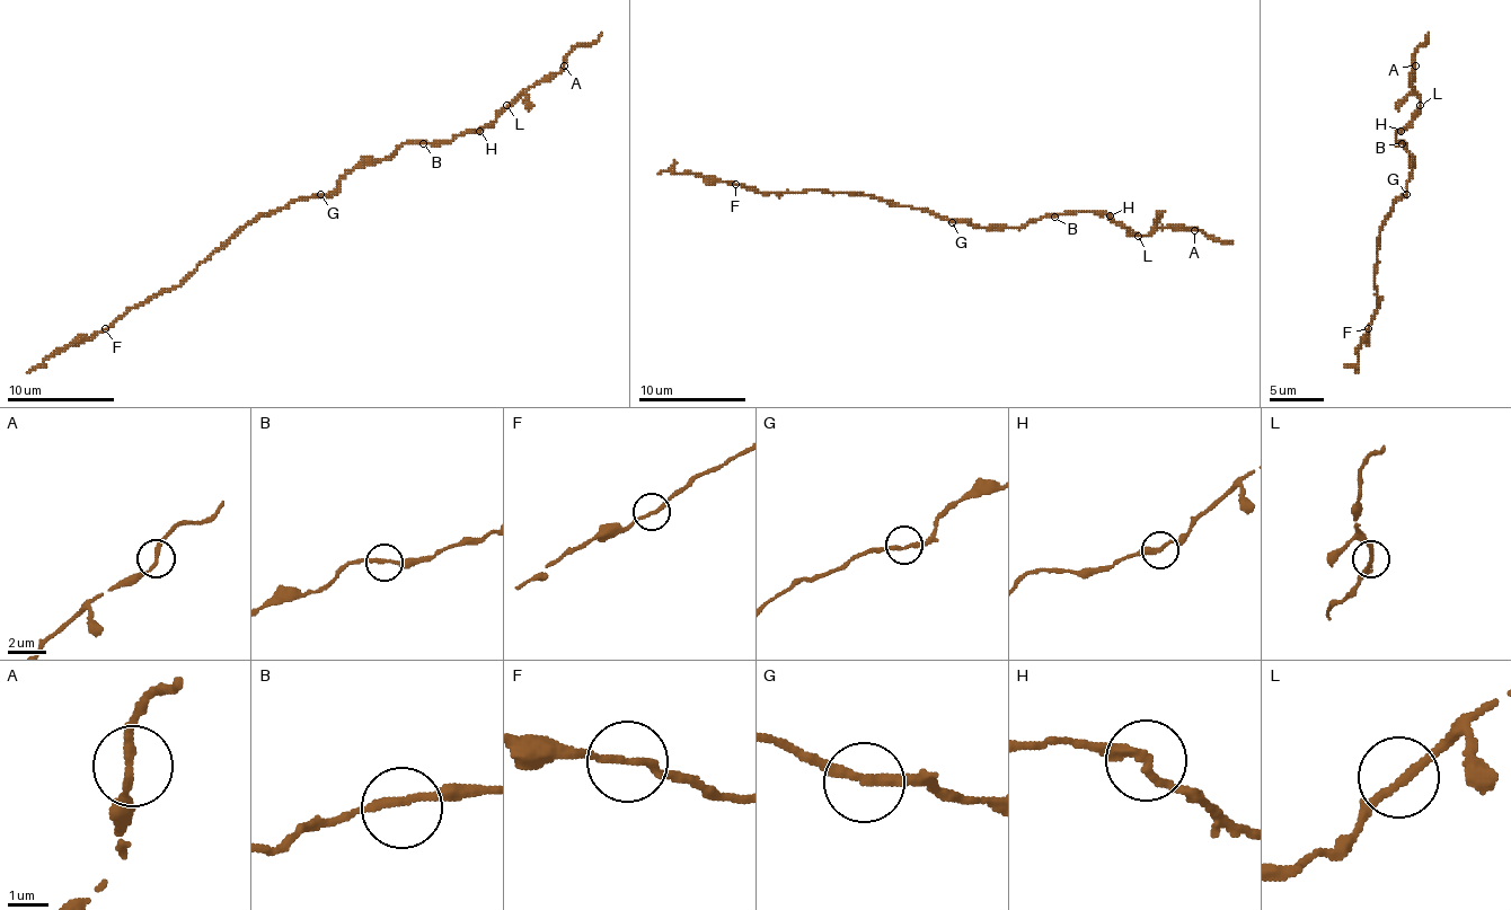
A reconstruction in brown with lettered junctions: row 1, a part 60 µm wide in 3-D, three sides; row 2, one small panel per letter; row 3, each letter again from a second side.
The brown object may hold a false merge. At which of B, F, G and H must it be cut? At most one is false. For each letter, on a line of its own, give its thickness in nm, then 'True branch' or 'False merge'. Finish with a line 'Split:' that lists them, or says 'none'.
B: Thickness 190 nm. True branch
F: Thickness 160 nm. True branch
G: Thickness 240 nm. True branch
H: Thickness 240 nm. True branch
Split: none

